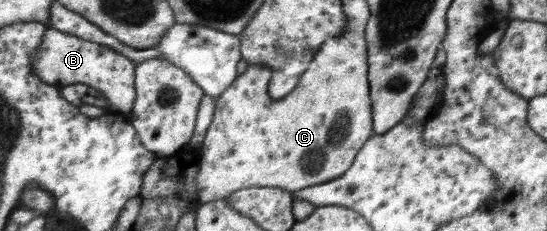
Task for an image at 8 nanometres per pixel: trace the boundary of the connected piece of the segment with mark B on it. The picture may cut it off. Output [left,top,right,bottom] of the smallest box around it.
[33,28,137,114]

